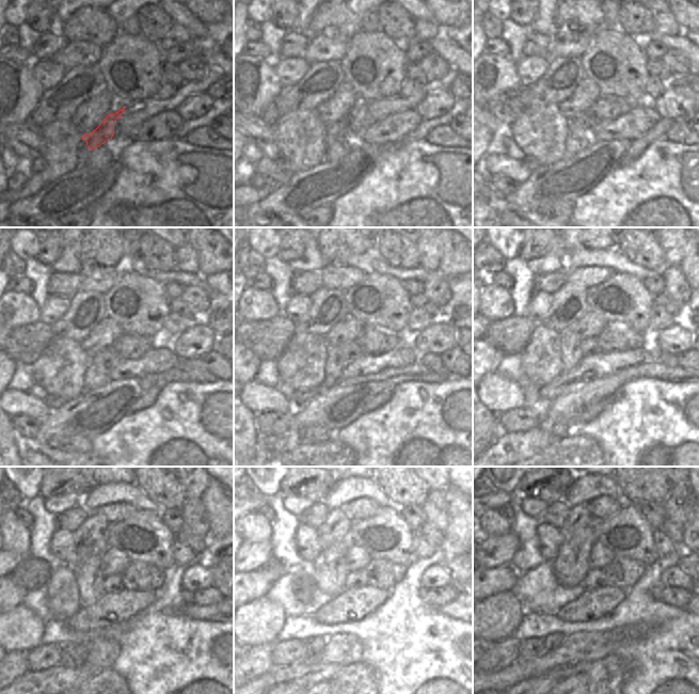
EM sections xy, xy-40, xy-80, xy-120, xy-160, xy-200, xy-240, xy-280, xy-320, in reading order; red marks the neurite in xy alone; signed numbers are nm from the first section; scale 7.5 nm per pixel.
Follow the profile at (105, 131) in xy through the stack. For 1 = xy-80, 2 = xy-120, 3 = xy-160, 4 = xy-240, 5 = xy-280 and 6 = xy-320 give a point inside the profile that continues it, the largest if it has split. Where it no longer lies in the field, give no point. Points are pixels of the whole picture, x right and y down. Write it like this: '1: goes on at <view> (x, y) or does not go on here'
1: goes on at xy-80 (609, 103)
2: goes on at xy-120 (142, 344)
3: goes on at xy-160 (372, 338)
4: goes on at xy-240 (138, 576)
5: goes on at xy-280 (381, 573)
6: goes on at xy-320 (622, 572)

